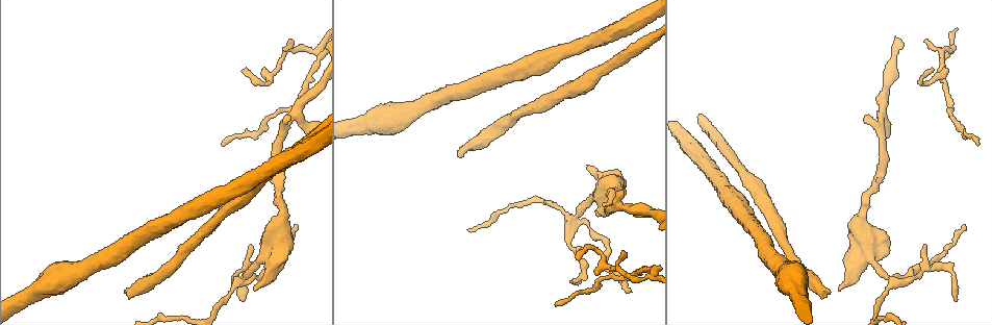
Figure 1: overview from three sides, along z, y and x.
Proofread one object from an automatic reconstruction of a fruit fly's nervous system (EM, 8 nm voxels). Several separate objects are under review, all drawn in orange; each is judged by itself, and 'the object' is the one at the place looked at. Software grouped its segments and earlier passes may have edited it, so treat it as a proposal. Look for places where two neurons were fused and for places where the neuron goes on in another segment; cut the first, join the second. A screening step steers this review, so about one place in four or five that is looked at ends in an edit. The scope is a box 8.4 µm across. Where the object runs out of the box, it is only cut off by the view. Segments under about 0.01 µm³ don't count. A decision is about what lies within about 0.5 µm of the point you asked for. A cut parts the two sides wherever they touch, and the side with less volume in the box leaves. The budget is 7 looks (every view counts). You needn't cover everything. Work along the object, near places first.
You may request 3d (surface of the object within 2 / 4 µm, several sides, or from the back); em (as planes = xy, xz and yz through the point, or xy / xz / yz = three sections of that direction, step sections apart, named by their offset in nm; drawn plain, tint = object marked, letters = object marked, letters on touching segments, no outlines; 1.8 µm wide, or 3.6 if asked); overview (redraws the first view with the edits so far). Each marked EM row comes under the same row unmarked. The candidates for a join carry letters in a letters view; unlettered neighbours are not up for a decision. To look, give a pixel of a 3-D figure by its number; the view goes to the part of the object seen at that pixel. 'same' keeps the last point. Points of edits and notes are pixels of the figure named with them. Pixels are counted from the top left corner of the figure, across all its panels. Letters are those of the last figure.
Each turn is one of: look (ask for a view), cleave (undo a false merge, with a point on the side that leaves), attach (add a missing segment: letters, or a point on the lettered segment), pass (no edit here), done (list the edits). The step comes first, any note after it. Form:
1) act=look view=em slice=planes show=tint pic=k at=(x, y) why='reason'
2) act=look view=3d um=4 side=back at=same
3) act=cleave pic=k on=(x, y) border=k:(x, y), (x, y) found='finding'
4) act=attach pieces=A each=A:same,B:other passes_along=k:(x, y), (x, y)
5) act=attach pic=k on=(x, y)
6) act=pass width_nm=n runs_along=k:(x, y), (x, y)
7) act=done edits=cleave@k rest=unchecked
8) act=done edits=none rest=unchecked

act=look view=em slice=xz step=16 show=tint pic=1 at=(460, 156) why='free end'

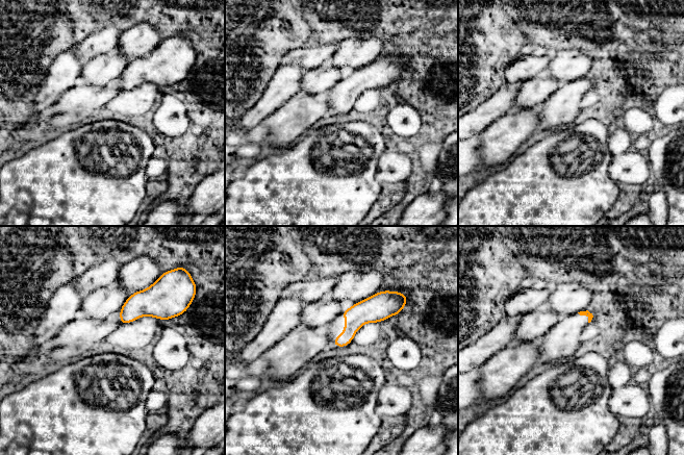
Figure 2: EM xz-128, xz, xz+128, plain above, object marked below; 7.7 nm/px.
act=look view=em slice=xz step=16 show=letters at=same

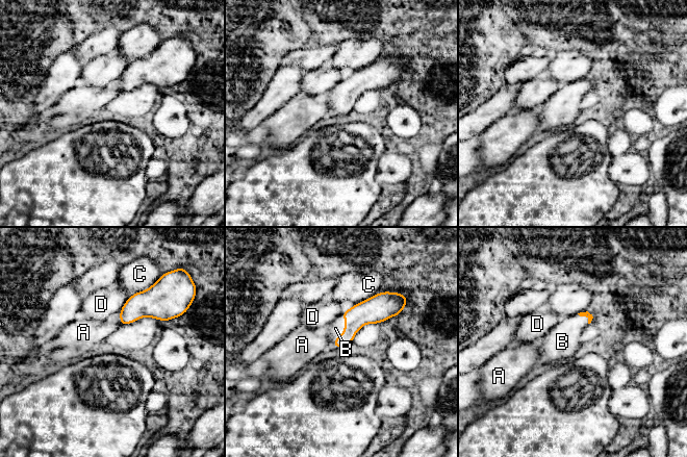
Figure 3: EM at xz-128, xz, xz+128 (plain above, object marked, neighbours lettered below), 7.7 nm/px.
act=attach pieces=B longest_contact=B:240nm each=A:other,B:same,C:other,D:other passes_along=3:(369, 311), (344, 330), (335, 328) found='it goes on there'

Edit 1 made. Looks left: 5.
act=look view=em slice=planes show=tint pic=1 at=(883, 112) why='side arm on a straight run'

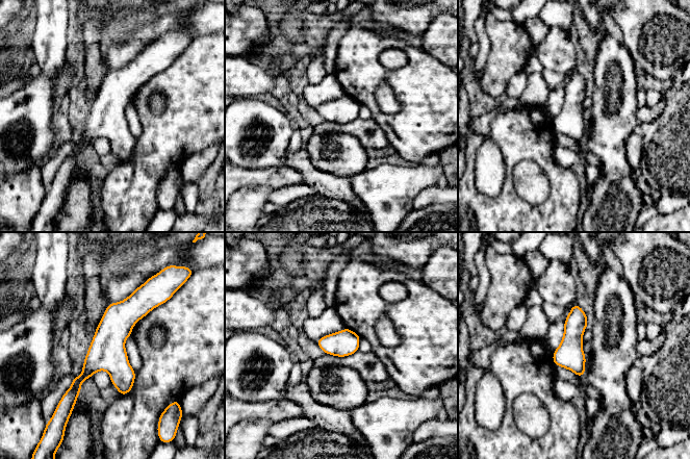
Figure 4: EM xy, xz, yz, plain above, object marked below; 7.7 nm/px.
act=look view=em slice=planes show=letters at=same

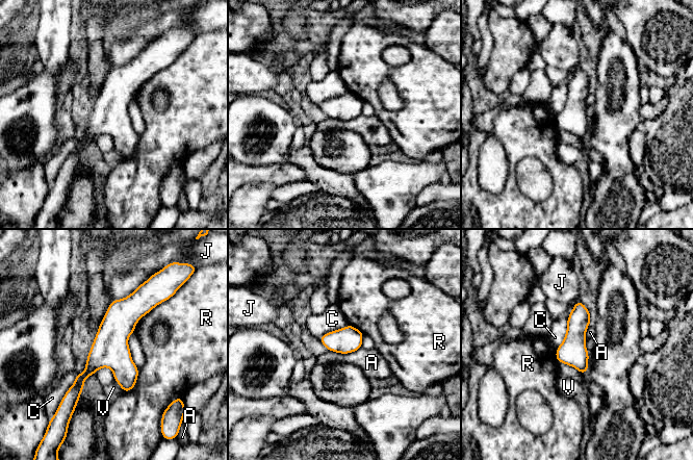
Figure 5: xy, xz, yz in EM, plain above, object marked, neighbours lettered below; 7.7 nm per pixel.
act=pass width_nm=200 each=A:other,C:other,J:other,R:other,V:other border=5:(361, 347), (349, 353), (328, 351) found='all the same neuron'

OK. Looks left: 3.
act=look view=em slice=planes show=letters pic=1 at=(313, 50)

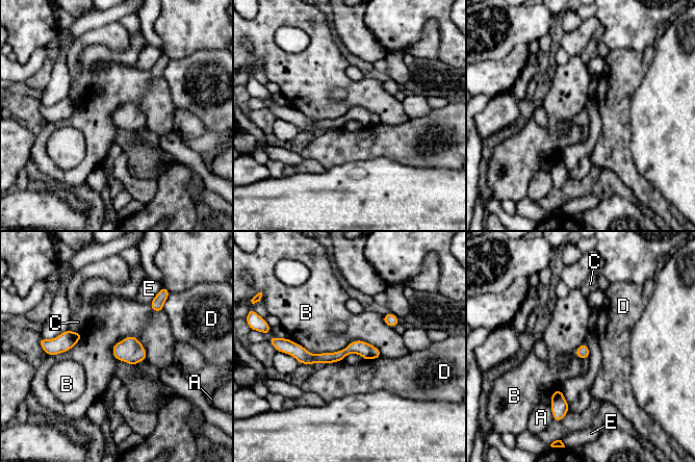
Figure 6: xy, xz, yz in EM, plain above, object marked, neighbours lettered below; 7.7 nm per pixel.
act=pass each=A:other,B:other,C:other,D:other,E:other border=6:(287, 337), (381, 355) found='all the same neuron'

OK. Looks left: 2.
act=done edits=attach@3 rest=unchecked

